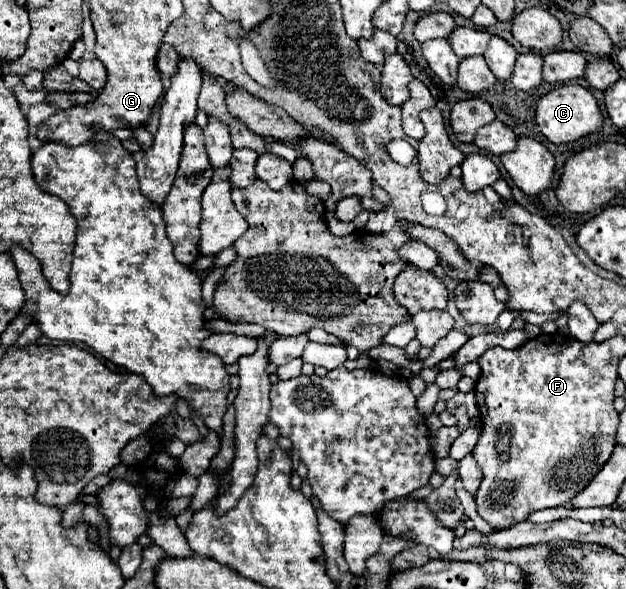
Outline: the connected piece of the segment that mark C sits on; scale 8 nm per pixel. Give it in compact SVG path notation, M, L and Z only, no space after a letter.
M564 84L560 88L550 90L546 96L542 96L538 100L536 124L540 126L542 134L552 144L566 144L566 142L574 142L582 136L596 132L604 124L604 116L590 90L586 90L584 86L578 86L578 84Z

